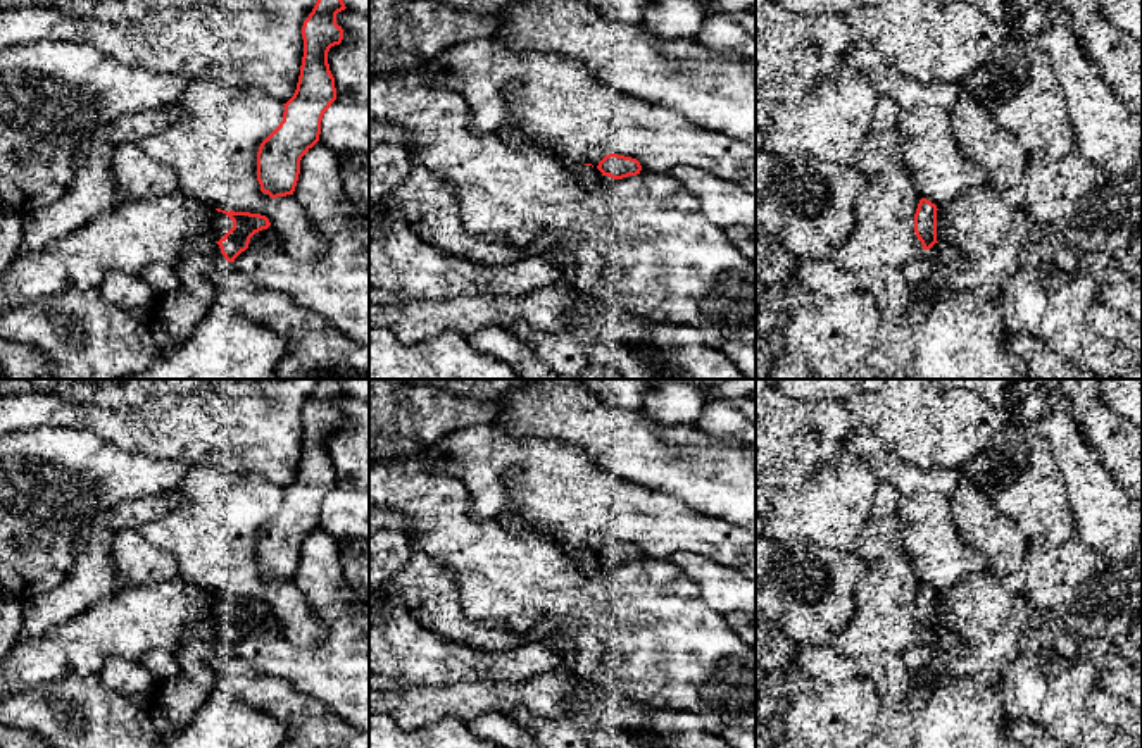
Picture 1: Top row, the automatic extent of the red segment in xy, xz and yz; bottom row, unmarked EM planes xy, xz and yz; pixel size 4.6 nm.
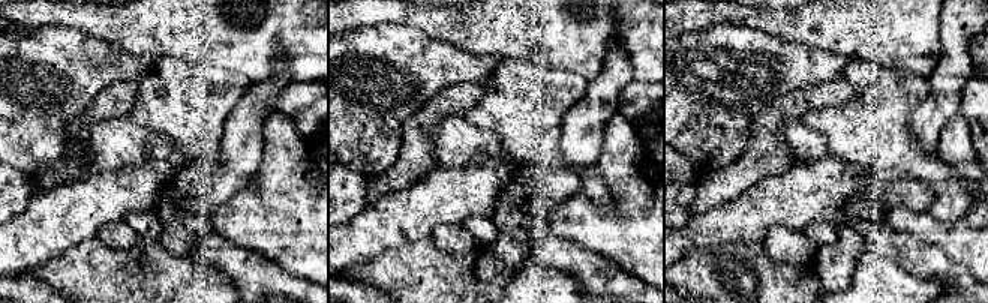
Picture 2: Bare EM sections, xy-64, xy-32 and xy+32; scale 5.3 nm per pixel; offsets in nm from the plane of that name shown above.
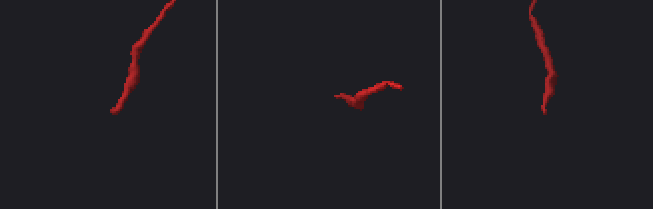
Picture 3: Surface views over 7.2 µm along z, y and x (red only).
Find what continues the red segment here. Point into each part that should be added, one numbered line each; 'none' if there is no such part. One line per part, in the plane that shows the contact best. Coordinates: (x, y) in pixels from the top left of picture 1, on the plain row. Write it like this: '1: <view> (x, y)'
1: xy (183, 695)

